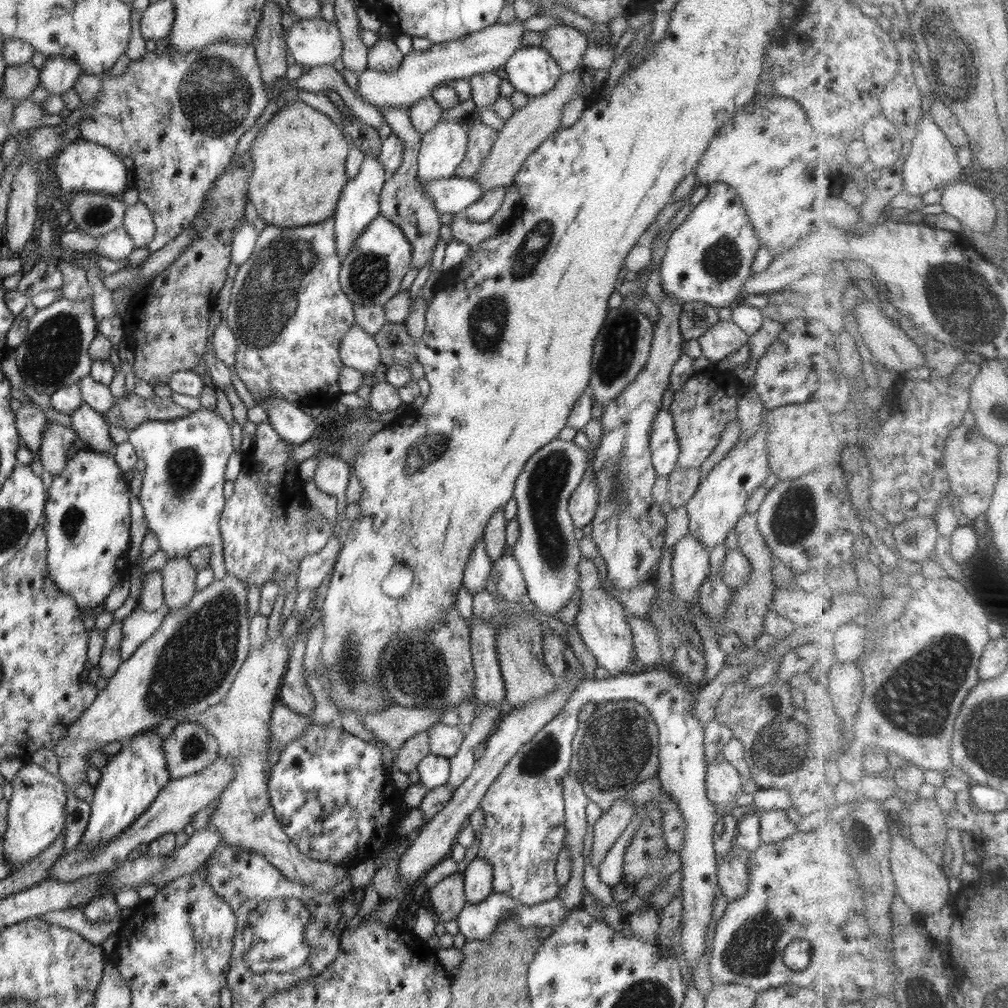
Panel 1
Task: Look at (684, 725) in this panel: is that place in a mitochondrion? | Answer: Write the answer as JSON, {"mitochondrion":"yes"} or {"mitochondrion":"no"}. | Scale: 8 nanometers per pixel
{"mitochondrion":"no"}

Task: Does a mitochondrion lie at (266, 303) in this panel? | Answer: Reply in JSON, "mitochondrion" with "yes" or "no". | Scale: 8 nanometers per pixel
{"mitochondrion":"yes"}

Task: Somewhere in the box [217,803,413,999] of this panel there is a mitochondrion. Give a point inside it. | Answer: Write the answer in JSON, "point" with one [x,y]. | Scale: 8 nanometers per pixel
{"point":[270,938]}

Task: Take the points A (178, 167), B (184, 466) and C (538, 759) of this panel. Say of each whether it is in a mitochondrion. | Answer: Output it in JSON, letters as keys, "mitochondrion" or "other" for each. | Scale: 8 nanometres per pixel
{"A":"other","B":"mitochondrion","C":"mitochondrion"}

